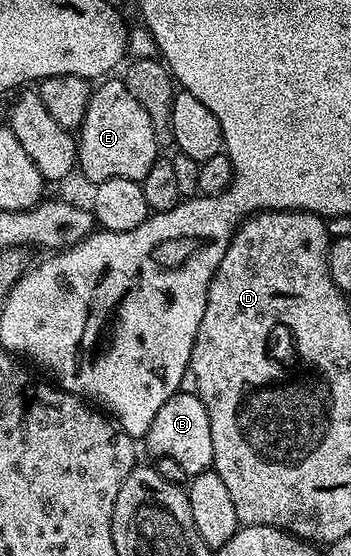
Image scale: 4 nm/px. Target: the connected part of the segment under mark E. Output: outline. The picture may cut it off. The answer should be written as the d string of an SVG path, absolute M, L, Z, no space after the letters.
M104 79L93 88L92 98L86 107L86 119L78 130L76 159L78 173L98 186L106 179L130 179L143 182L146 171L158 159L158 146L150 115L142 103L130 95L123 80Z

